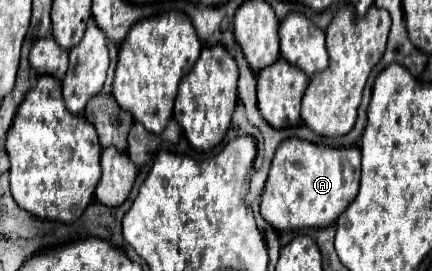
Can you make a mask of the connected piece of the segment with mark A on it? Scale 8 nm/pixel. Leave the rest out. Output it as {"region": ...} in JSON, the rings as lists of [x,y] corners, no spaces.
{"region":[[[286,139],[278,145],[264,185],[260,211],[276,231],[302,227],[328,227],[356,197],[360,183],[360,149],[328,147],[302,139]]]}

